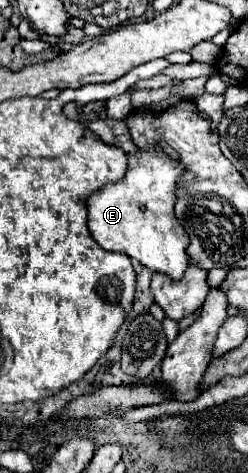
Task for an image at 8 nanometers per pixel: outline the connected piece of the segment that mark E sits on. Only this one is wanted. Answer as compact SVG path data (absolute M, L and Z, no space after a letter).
M158 148L130 154L124 180L108 184L88 198L88 230L98 246L108 252L124 252L150 272L162 272L172 280L180 280L188 268L186 248L190 242L174 214L176 184L182 170L180 162L170 160Z

